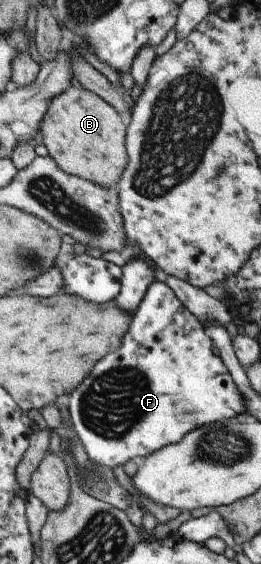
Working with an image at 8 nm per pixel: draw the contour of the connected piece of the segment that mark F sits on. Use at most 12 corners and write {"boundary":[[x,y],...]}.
{"boundary":[[154,279],[70,394],[123,466],[245,413],[200,319]]}

